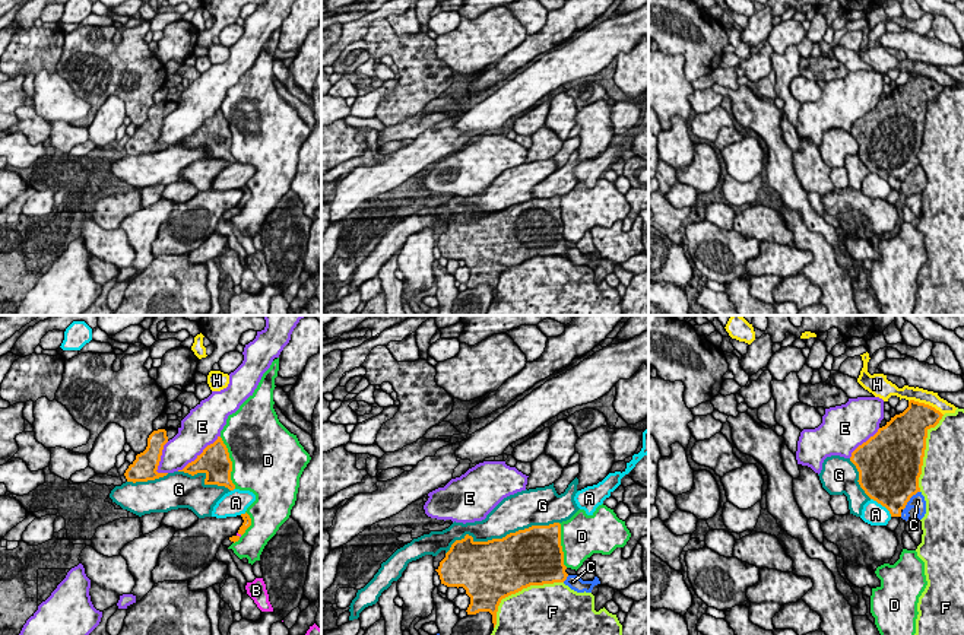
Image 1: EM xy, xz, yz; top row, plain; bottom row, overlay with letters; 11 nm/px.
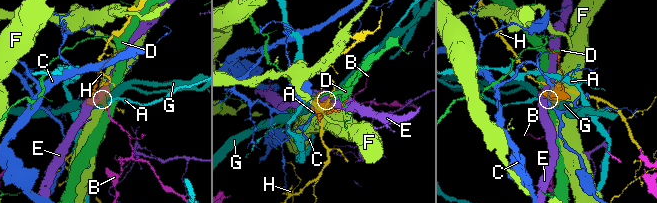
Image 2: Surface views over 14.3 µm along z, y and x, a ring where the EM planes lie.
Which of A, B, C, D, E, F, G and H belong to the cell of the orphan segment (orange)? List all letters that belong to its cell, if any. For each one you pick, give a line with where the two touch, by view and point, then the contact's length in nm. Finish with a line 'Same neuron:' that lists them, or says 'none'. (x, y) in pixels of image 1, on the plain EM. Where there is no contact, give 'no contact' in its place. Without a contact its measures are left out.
B: contact xy (240, 206); length 70 nm
Same neuron: B

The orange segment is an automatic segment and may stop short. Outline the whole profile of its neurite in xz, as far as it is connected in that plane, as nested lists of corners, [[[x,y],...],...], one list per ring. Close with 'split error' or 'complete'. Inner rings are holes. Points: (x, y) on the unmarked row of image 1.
[[[561,197],[532,199],[502,212],[488,215],[475,215],[466,207],[456,213],[445,231],[435,242],[441,257],[447,260],[463,260],[470,270],[467,288],[489,285],[494,301],[497,298],[497,285],[502,272],[521,264],[530,258],[543,258],[564,255],[568,250],[564,238],[564,225],[561,219]]]; complete

